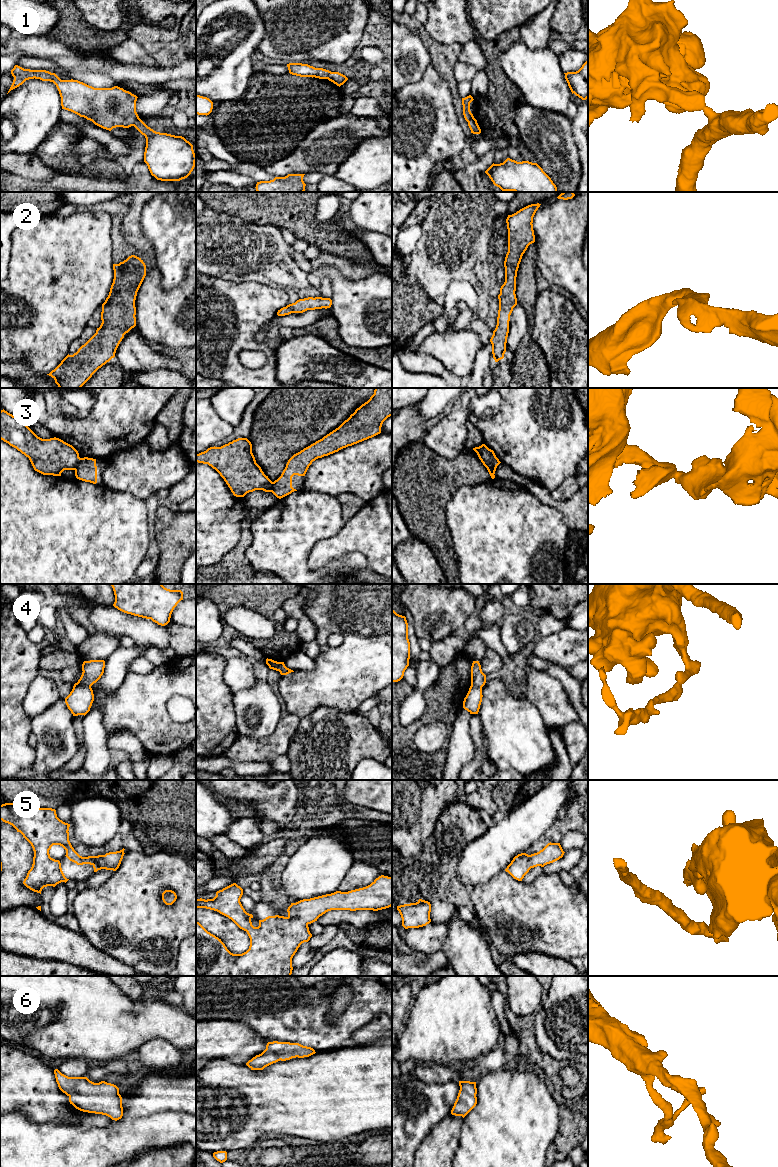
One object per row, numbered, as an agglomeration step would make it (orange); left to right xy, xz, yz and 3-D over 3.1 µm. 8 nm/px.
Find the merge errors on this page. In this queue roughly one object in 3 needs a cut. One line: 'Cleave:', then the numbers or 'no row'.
Cleave: 1, 3, 4

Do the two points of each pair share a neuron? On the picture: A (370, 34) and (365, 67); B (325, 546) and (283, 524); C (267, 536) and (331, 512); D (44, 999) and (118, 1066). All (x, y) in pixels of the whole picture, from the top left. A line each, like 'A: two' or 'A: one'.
A: one
B: two
C: one
D: two

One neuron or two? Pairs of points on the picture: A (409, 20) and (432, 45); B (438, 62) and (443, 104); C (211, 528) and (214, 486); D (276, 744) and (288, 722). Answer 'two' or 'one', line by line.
A: one
B: two
C: one
D: one

